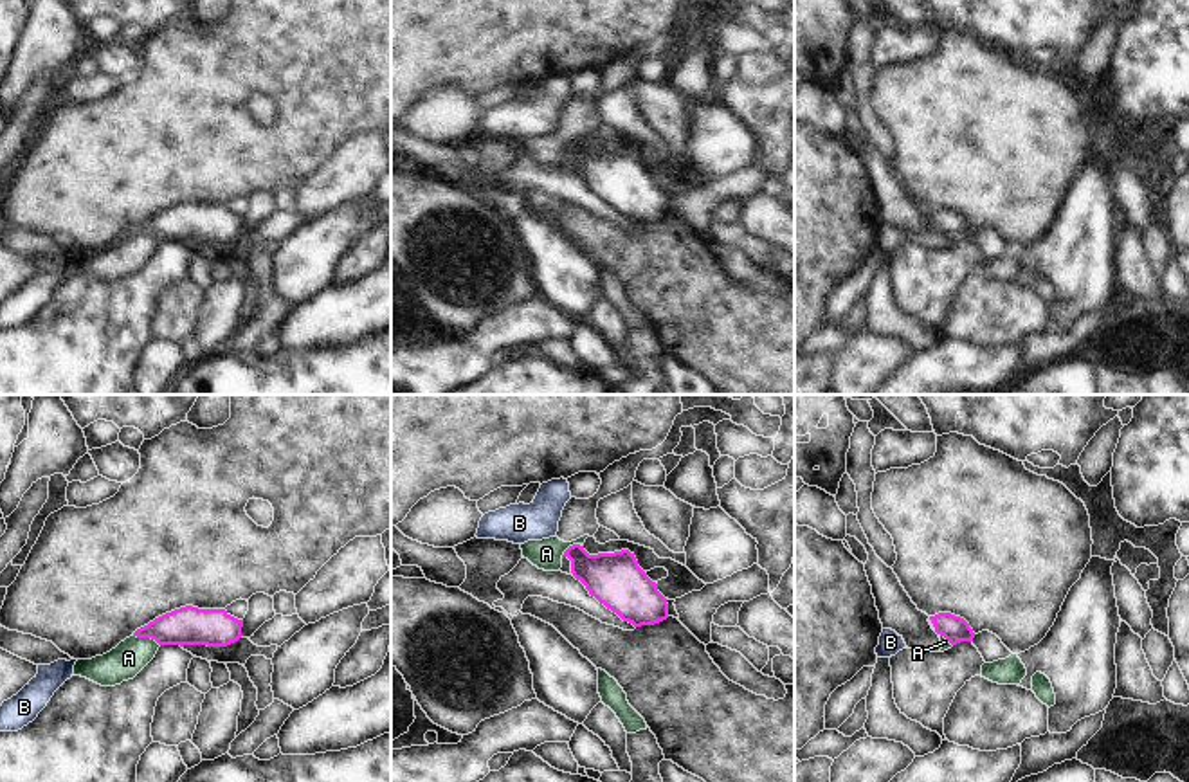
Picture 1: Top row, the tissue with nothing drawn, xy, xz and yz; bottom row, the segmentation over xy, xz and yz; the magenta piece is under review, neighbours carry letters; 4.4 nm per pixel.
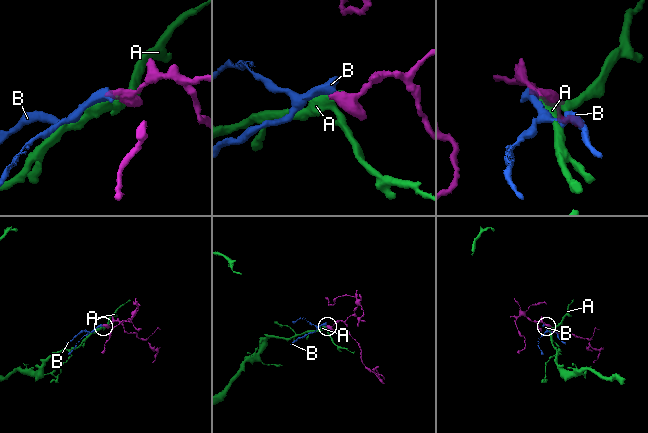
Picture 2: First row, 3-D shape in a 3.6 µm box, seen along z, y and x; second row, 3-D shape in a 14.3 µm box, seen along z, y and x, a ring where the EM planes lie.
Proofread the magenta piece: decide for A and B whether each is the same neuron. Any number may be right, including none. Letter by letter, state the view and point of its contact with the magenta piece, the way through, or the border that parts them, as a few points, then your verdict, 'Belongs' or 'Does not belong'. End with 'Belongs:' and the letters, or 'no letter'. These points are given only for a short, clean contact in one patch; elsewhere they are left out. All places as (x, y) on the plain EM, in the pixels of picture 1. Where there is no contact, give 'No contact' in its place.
A: Touches magenta at xy (146, 233). Boundary: xy (134, 231), (152, 235), (159, 242). Does not belong
B: Touches magenta at yz (932, 218). Path across: yz (955, 226), (932, 218), (928, 215). Belongs
Belongs: B.

